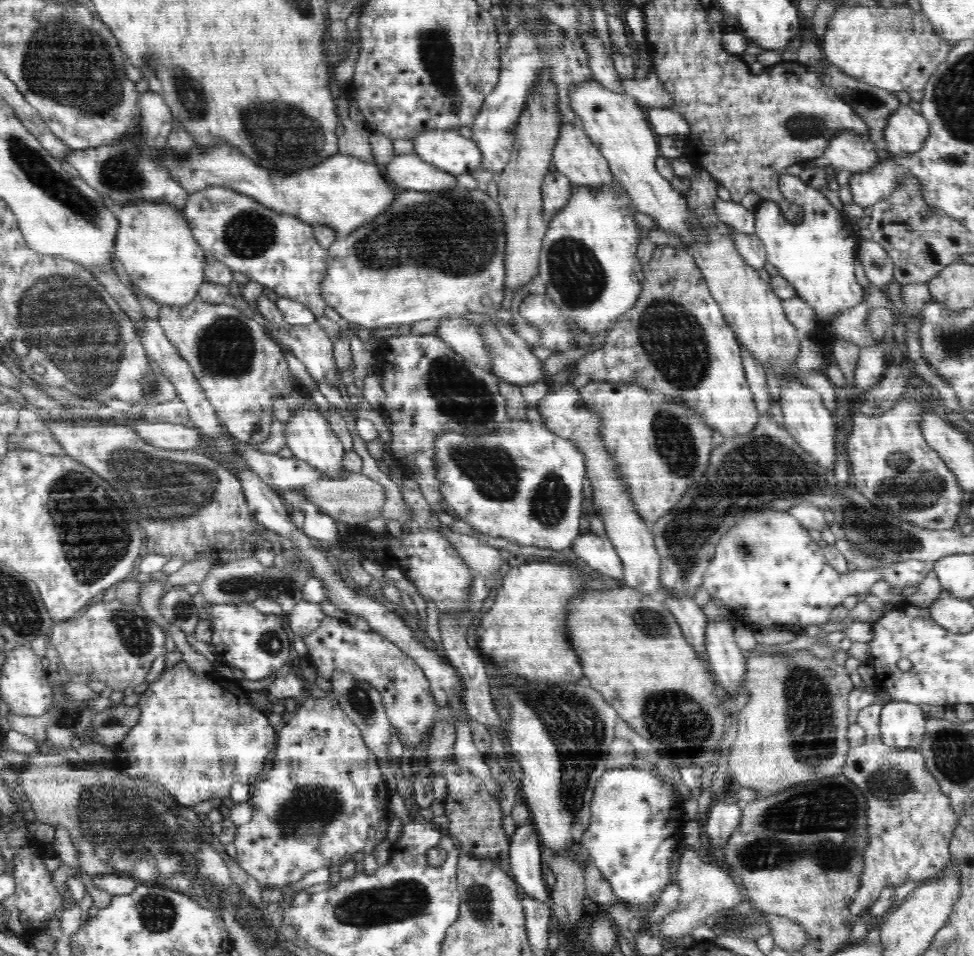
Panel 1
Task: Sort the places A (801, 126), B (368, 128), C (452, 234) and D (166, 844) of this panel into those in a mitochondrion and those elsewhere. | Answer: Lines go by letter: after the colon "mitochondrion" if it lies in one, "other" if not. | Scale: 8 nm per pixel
A: mitochondrion
B: other
C: mitochondrion
D: mitochondrion

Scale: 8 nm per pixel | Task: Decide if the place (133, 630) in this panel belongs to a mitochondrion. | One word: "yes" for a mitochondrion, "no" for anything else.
yes

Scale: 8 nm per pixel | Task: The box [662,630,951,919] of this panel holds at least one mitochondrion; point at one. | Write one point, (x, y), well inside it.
(830, 809)

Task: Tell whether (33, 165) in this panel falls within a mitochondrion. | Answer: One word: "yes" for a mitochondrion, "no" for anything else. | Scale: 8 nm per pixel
yes

